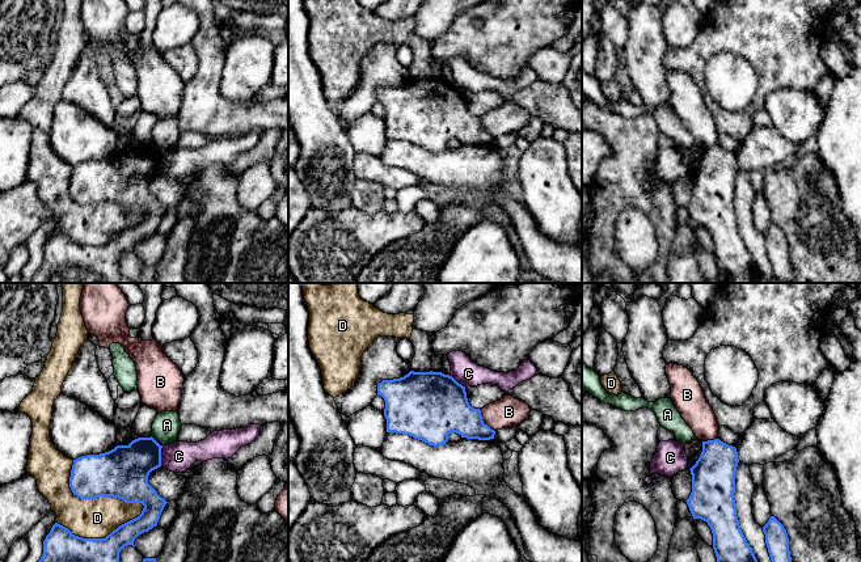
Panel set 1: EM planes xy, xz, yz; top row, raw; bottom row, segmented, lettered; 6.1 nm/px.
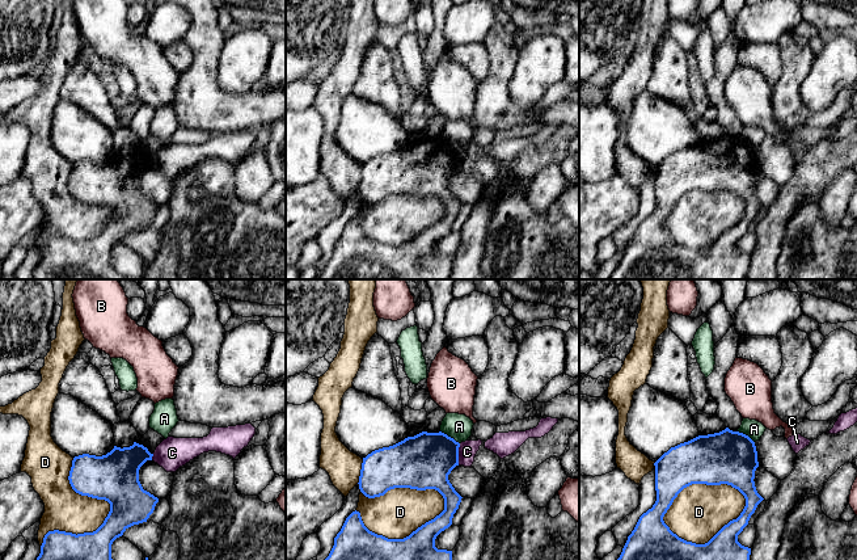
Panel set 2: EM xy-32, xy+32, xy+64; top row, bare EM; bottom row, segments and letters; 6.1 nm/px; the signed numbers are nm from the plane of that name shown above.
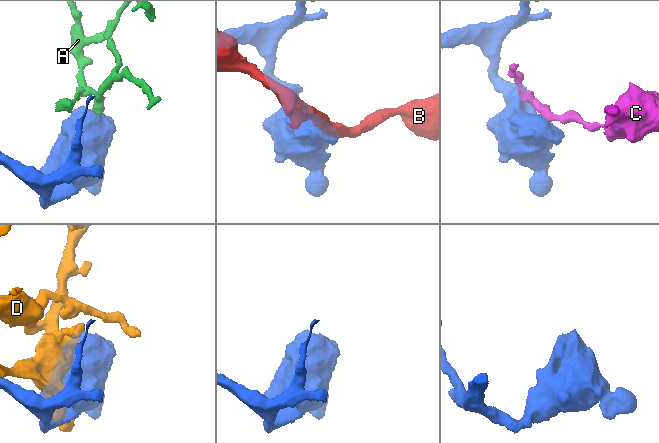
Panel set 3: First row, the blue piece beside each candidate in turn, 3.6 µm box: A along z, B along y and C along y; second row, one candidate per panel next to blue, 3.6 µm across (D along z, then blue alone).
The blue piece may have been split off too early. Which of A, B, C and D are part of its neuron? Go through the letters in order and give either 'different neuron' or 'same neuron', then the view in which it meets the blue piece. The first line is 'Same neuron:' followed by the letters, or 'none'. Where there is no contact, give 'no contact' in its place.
Same neuron: none
A: different neuron; contact in xy
B: different neuron; contact in xz
C: different neuron; contact in xy
D: different neuron; contact in xy

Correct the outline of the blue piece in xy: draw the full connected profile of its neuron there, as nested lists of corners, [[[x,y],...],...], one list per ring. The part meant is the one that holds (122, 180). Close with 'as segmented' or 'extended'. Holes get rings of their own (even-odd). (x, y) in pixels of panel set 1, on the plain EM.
[[[152,143],[138,144],[128,152],[117,152],[109,159],[73,166],[69,183],[73,202],[80,206],[113,203],[124,210],[142,210],[144,215],[138,224],[119,232],[105,245],[83,245],[55,229],[43,248],[43,261],[29,283],[155,283],[156,265],[144,265],[140,278],[130,279],[121,272],[119,259],[127,252],[135,253],[134,248],[139,241],[157,232],[168,210],[148,190],[149,179],[161,173],[161,155]]]; as segmented

